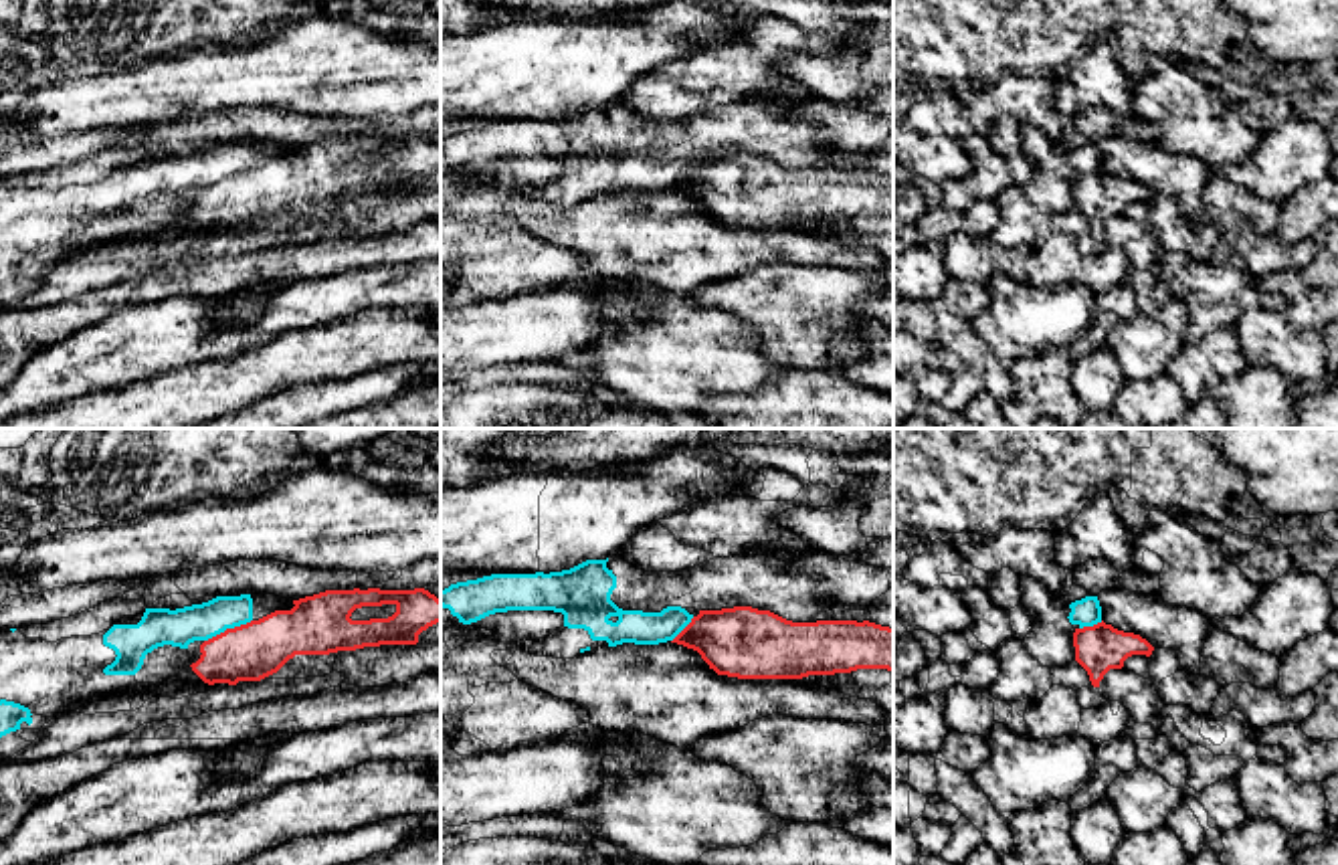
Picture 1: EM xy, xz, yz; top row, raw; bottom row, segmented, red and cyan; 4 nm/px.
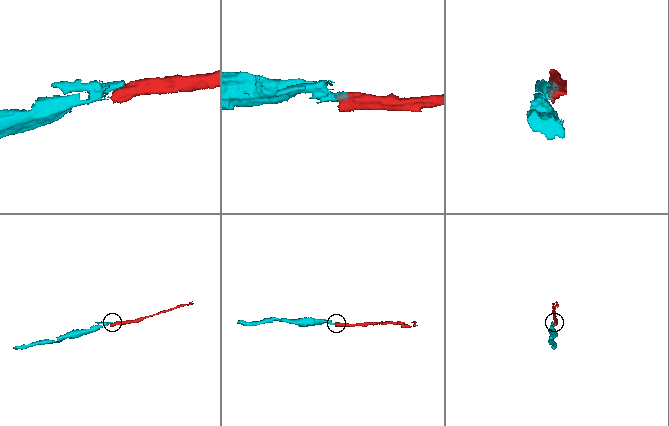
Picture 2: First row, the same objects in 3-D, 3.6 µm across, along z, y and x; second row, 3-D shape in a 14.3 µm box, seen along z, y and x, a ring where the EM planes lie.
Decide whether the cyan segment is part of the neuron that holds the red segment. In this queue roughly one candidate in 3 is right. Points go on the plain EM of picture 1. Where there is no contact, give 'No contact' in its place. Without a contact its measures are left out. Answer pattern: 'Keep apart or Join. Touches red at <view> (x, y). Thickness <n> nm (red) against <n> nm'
Keep apart. Touches red at xy (227, 176). Thickness 220 nm (red) against 150 nm

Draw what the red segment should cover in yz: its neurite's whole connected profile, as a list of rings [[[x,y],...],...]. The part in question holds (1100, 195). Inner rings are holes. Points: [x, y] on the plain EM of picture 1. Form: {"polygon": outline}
{"polygon": [[[1106,172],[1075,176],[1073,180],[1075,208],[1087,218],[1093,234],[1110,216],[1122,216],[1132,202],[1150,204],[1154,194],[1134,180],[1124,180]]]}

